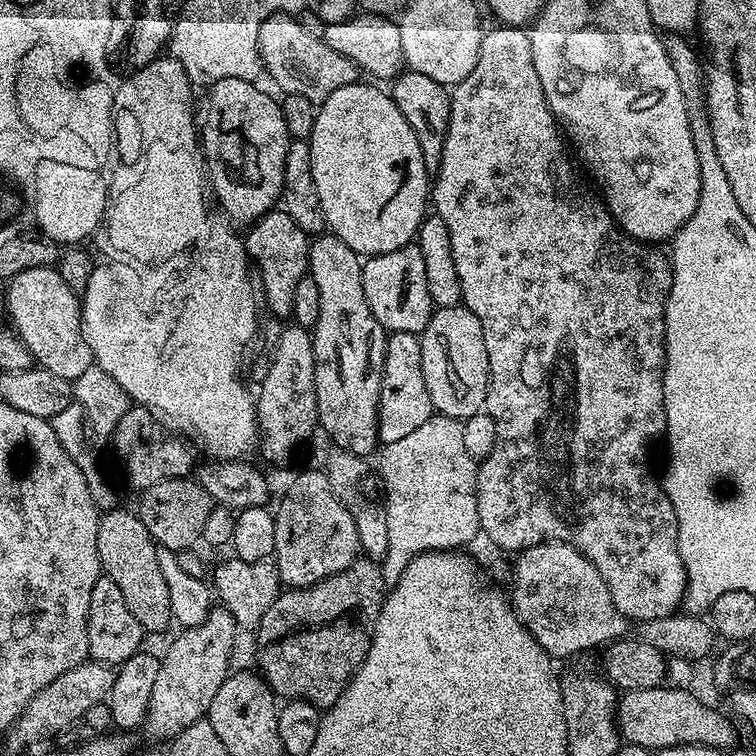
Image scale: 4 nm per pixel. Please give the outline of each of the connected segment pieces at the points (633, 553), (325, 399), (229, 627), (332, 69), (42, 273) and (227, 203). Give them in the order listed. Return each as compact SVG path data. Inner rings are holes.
M496 26L493 32L485 31L481 38L481 48L478 50L477 64L471 70L469 76L460 84L451 89L452 109L448 119L448 132L444 136L444 149L440 159L439 168L435 169L434 179L430 184L430 204L435 215L446 222L450 230L450 246L454 254L454 266L458 270L458 282L462 286L464 295L462 304L468 308L480 320L482 326L482 338L486 342L486 358L488 359L488 398L486 401L486 413L492 419L492 424L496 427L496 445L488 452L488 457L479 461L476 469L476 509L480 519L480 532L488 535L488 540L492 544L497 544L498 549L508 554L516 554L525 548L534 544L541 544L544 541L560 541L564 544L571 544L581 552L598 570L598 573L609 587L610 598L613 599L614 606L622 616L627 617L629 621L641 622L654 618L666 618L677 611L684 603L684 592L688 589L688 575L682 562L682 554L678 546L678 530L676 529L676 515L672 509L672 503L664 495L661 485L652 480L648 480L648 472L644 469L644 463L648 460L648 447L652 440L656 440L665 435L666 432L666 414L664 413L664 306L668 303L668 292L672 289L672 261L667 255L659 252L659 247L651 243L635 240L628 235L619 224L612 218L608 211L607 204L595 191L591 192L586 185L580 181L578 173L572 169L572 164L567 160L569 149L566 147L565 137L558 127L558 121L553 116L550 106L544 97L542 82L538 82L538 70L534 70L532 61L532 51L530 50L530 35L520 26Z
M331 234L317 235L311 241L308 250L308 270L318 286L318 298L322 298L322 310L318 314L318 322L311 329L312 352L310 359L314 362L314 378L316 379L316 410L318 424L332 435L337 449L353 452L355 456L367 457L372 447L377 447L378 437L378 398L380 397L380 379L384 369L384 345L386 330L374 318L370 306L366 302L366 294L362 290L360 269L361 257L346 242Z
M222 606L211 609L201 624L185 627L181 636L168 648L168 653L160 660L158 682L154 682L154 694L150 694L150 706L146 717L146 728L157 732L160 736L171 738L181 732L190 722L205 719L210 702L214 702L214 694L218 694L218 686L230 675L228 659L232 656L232 639L238 635L238 629L232 622L232 615Z
M277 14L266 18L258 31L257 46L260 47L260 63L263 71L281 88L284 94L302 94L317 106L323 104L334 90L357 83L358 69L346 54L330 50L324 39L306 34L292 14Z
M55 267L22 270L22 274L7 281L8 288L8 316L12 319L11 327L20 341L28 347L33 361L50 374L58 374L58 378L76 381L79 376L86 374L86 370L93 367L92 351L84 337L82 323L82 300L71 288L62 282L62 274Z
M222 78L207 89L208 113L204 116L204 124L202 120L202 156L206 161L206 180L211 195L230 219L243 226L255 224L277 207L283 190L283 172L290 143L280 100L263 92L258 85L242 78Z

